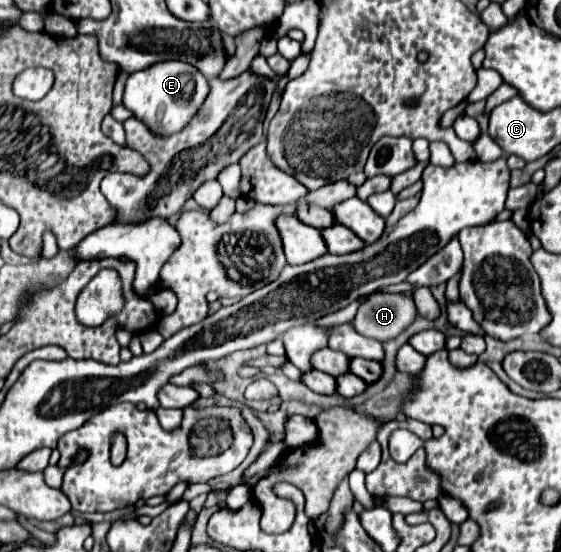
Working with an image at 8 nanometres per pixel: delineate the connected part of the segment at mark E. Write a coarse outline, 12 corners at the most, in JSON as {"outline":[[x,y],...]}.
{"outline":[[162,61],[126,79],[122,103],[172,135],[204,103],[194,65]]}

